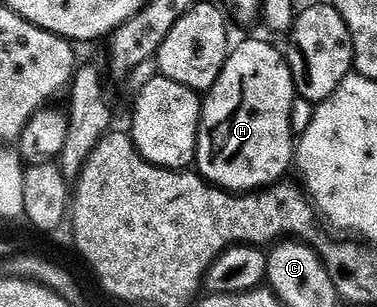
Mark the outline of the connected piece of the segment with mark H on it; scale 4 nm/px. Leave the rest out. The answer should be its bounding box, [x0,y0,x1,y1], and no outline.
[194,40,298,194]

